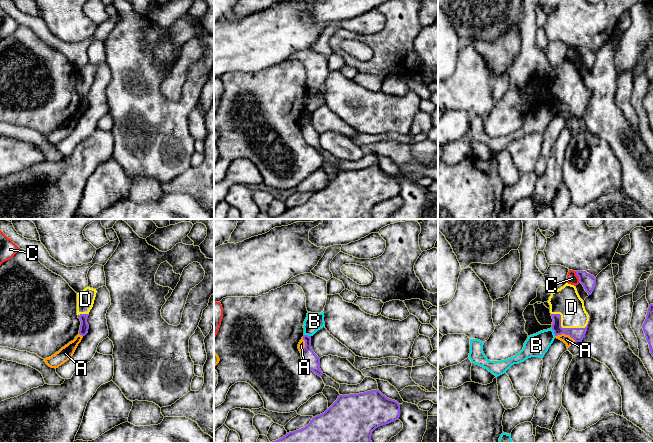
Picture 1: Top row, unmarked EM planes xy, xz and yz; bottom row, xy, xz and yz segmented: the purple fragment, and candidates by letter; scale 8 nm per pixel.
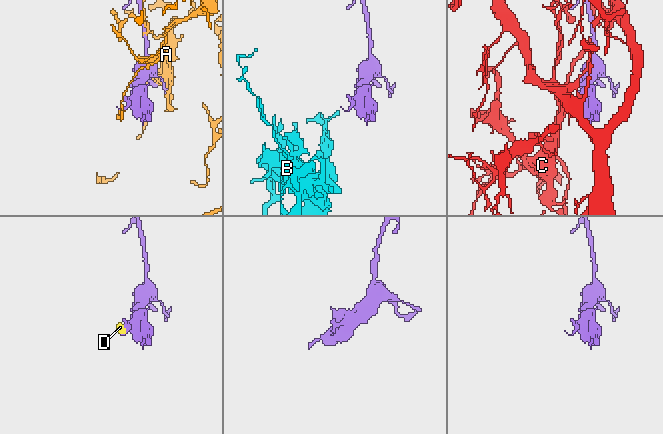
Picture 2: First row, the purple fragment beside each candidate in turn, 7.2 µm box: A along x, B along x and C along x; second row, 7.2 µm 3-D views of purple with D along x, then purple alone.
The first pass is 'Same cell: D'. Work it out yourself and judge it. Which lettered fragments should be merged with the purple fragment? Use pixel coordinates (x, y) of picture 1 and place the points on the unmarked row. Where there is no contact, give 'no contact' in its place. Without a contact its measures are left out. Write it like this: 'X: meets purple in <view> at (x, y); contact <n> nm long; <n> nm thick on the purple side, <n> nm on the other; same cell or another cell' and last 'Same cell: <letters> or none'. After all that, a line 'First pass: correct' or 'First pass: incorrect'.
A: meets purple in yz at (565, 110); contact 170 nm long; 100 nm thick on the purple side, 70 nm on the other; another cell
B: meets purple in yz at (554, 108); contact 70 nm long; 100 nm thick on the purple side, 190 nm on the other; another cell
C: meets purple in yz at (578, 53); contact 100 nm long; 120 nm thick on the purple side, 90 nm on the other; another cell
D: meets purple in yz at (566, 104); contact 320 nm long; 100 nm thick on the purple side, 220 nm on the other; same cell
Same cell: D
First pass: correct

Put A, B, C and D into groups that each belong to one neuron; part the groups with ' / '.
A / B / C / D

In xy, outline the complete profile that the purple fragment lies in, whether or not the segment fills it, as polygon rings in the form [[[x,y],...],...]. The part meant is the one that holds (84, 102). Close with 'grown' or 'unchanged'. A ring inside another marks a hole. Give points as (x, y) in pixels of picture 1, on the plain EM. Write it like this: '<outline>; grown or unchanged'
[[[86,63],[83,67],[77,69],[77,91],[81,97],[79,110],[82,112],[85,112],[89,105],[87,94],[93,83],[96,69],[96,65],[90,63]]]; grown

